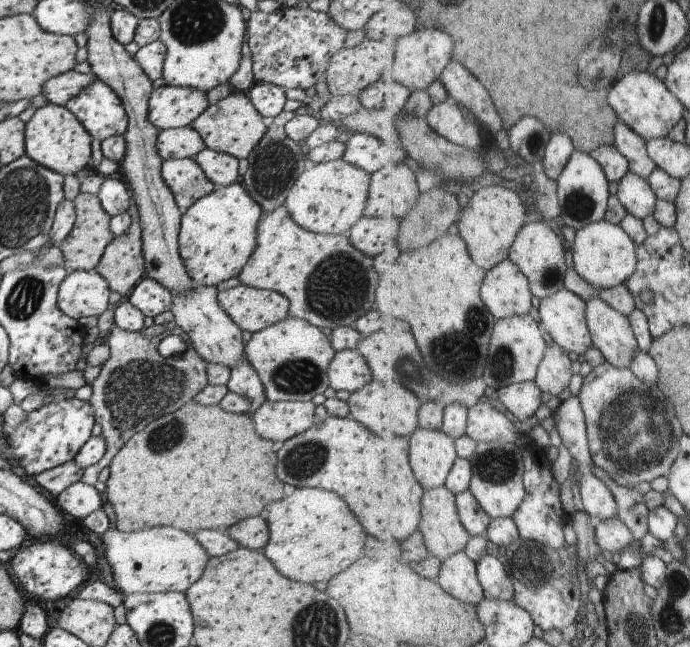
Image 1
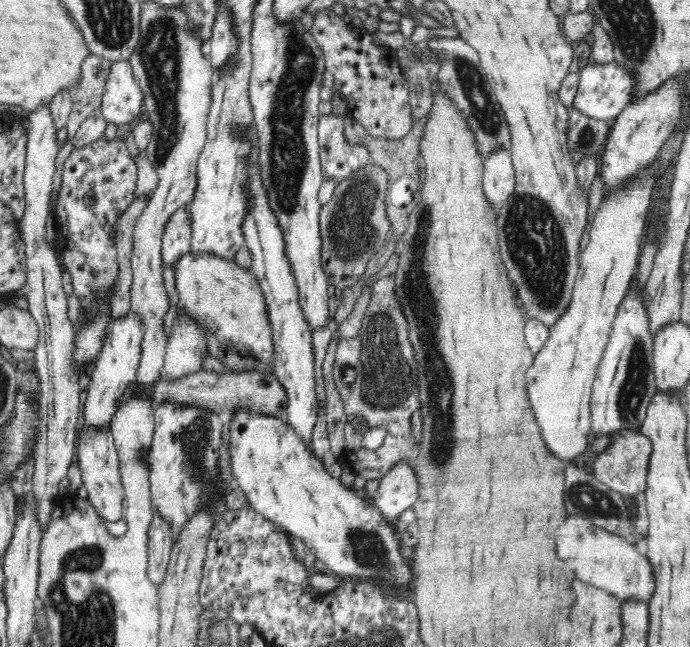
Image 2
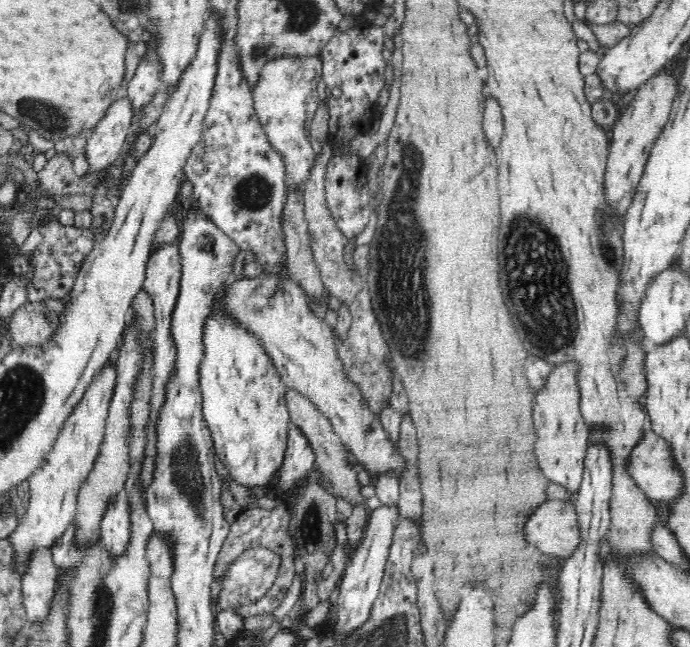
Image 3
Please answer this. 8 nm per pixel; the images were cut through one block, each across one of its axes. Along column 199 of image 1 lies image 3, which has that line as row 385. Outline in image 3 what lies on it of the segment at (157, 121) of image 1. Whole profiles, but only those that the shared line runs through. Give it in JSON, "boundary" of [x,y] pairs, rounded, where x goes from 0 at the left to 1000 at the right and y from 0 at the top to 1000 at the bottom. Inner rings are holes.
{"boundary":[[[154,561],[129,594],[117,620],[93,652],[87,671],[58,720],[39,739],[42,751],[41,785],[28,804],[20,822],[12,828],[20,845],[20,879],[32,890],[39,862],[55,849],[80,841],[94,819],[107,807],[112,790],[112,767],[141,703],[151,677],[157,624],[168,600],[168,561]]]}

